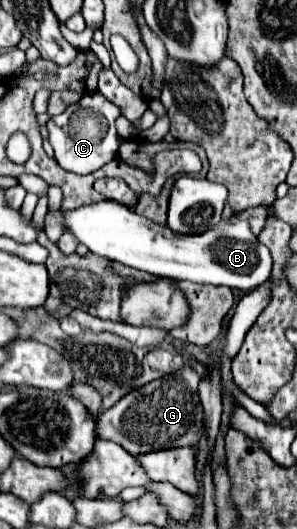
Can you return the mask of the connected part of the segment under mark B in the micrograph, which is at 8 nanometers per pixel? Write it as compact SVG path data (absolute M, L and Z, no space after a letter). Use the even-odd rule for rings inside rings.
M114 201L86 205L62 215L66 231L74 233L76 239L84 243L92 253L134 267L138 271L146 271L150 275L252 291L260 287L272 273L272 255L268 247L258 243L258 237L252 235L246 221L238 221L232 217L222 219L216 229L210 229L206 233L178 235L172 229L156 225L150 219L136 215L132 209ZM218 233L224 233L224 239L218 237Z

